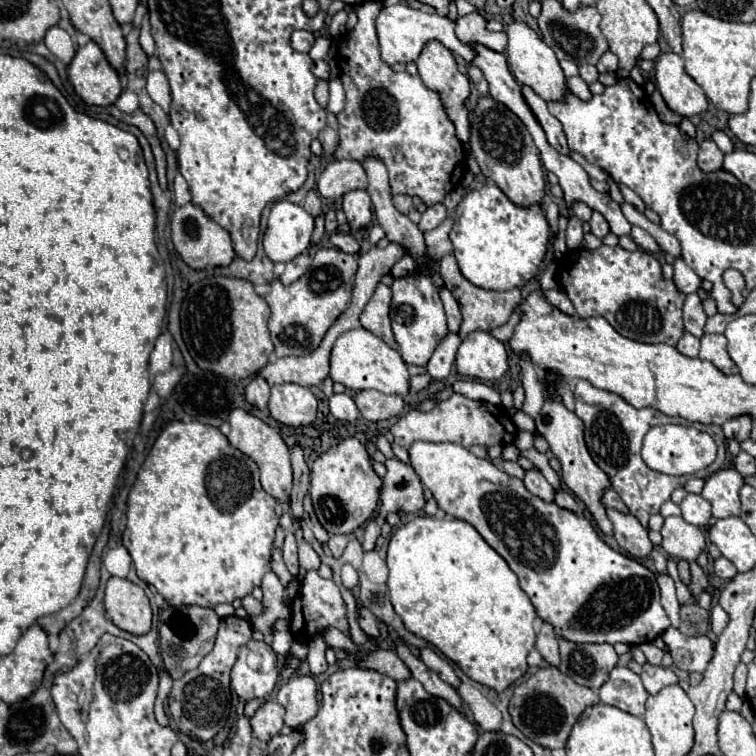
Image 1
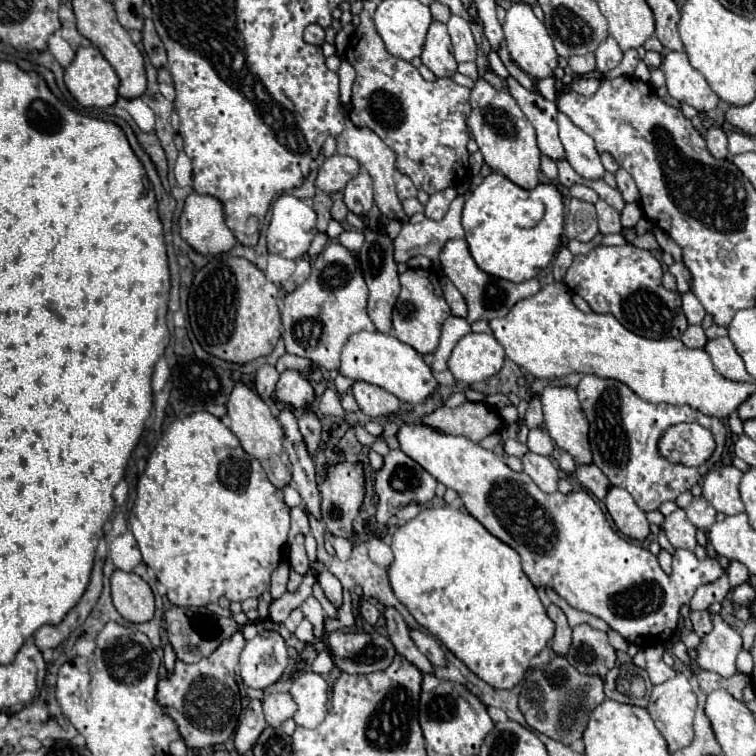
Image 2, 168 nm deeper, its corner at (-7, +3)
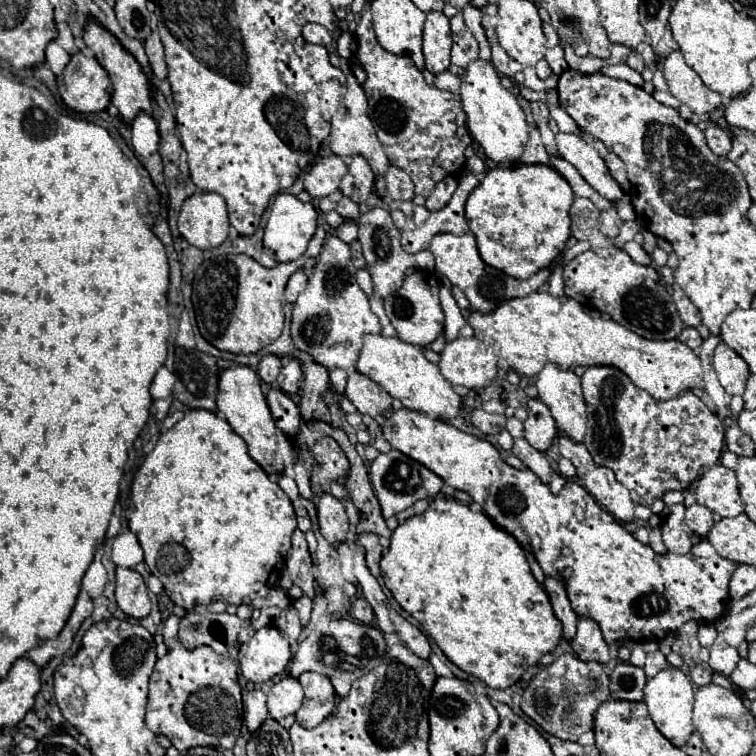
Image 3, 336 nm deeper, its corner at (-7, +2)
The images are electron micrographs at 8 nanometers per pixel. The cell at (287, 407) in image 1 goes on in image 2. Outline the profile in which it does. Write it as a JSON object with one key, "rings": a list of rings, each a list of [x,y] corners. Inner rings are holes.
{"rings":[[[285,370],[277,382],[275,396],[281,404],[299,410],[307,408],[315,400],[315,390],[313,386],[295,370]]]}

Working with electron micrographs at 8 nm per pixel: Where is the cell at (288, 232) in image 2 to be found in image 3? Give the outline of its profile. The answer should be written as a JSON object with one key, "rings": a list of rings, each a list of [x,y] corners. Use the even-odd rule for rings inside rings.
{"rings":[[[279,193],[273,201],[273,207],[265,225],[263,247],[273,257],[275,263],[293,261],[307,251],[307,245],[313,239],[315,229],[317,229],[317,209],[311,203],[305,203],[291,193]]]}

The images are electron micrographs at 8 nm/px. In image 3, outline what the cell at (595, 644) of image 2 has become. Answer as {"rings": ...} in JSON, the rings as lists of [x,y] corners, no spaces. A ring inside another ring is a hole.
{"rings":[[[579,619],[577,621],[577,635],[571,641],[573,655],[581,661],[597,661],[607,663],[609,661],[609,645],[603,639],[601,629],[591,619]]]}

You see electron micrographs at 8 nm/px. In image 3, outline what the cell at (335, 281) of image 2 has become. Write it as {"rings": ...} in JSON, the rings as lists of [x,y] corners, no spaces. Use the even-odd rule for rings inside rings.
{"rings":[[[329,235],[325,239],[323,253],[309,275],[307,287],[299,293],[291,315],[291,339],[297,349],[307,351],[317,363],[327,369],[355,369],[357,355],[363,345],[363,337],[379,333],[381,325],[377,315],[369,307],[367,295],[355,281],[355,269],[351,267],[351,249],[339,237]]]}

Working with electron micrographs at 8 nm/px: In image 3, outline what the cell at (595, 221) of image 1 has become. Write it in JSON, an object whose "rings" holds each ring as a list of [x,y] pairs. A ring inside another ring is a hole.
{"rings":[[[607,209],[607,211],[601,211],[601,233],[607,235],[607,237],[615,237],[619,227],[621,227],[623,221],[619,221],[617,213],[613,209]]]}

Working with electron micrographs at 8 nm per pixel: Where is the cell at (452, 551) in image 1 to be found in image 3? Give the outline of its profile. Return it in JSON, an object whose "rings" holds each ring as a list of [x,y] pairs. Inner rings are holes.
{"rings":[[[438,496],[431,500],[429,509],[423,513],[423,515],[415,515],[407,521],[403,521],[395,531],[393,531],[393,537],[391,537],[391,547],[387,551],[387,555],[381,559],[381,575],[383,575],[383,581],[387,585],[387,589],[393,593],[395,601],[405,609],[409,615],[413,615],[417,621],[423,626],[426,634],[430,636],[441,650],[446,655],[449,661],[453,661],[455,665],[459,665],[463,671],[467,671],[469,675],[475,675],[479,677],[481,681],[485,681],[491,689],[507,689],[511,687],[525,671],[527,665],[533,665],[537,663],[545,653],[553,651],[555,645],[559,643],[559,637],[561,637],[561,625],[559,625],[559,619],[553,615],[551,611],[551,604],[549,603],[549,597],[545,595],[543,587],[535,581],[535,577],[531,575],[531,569],[529,569],[529,561],[527,561],[527,555],[525,555],[525,549],[519,545],[519,541],[515,537],[511,537],[507,531],[499,529],[482,509],[476,507],[471,508],[467,504],[459,503],[451,497]]]}

